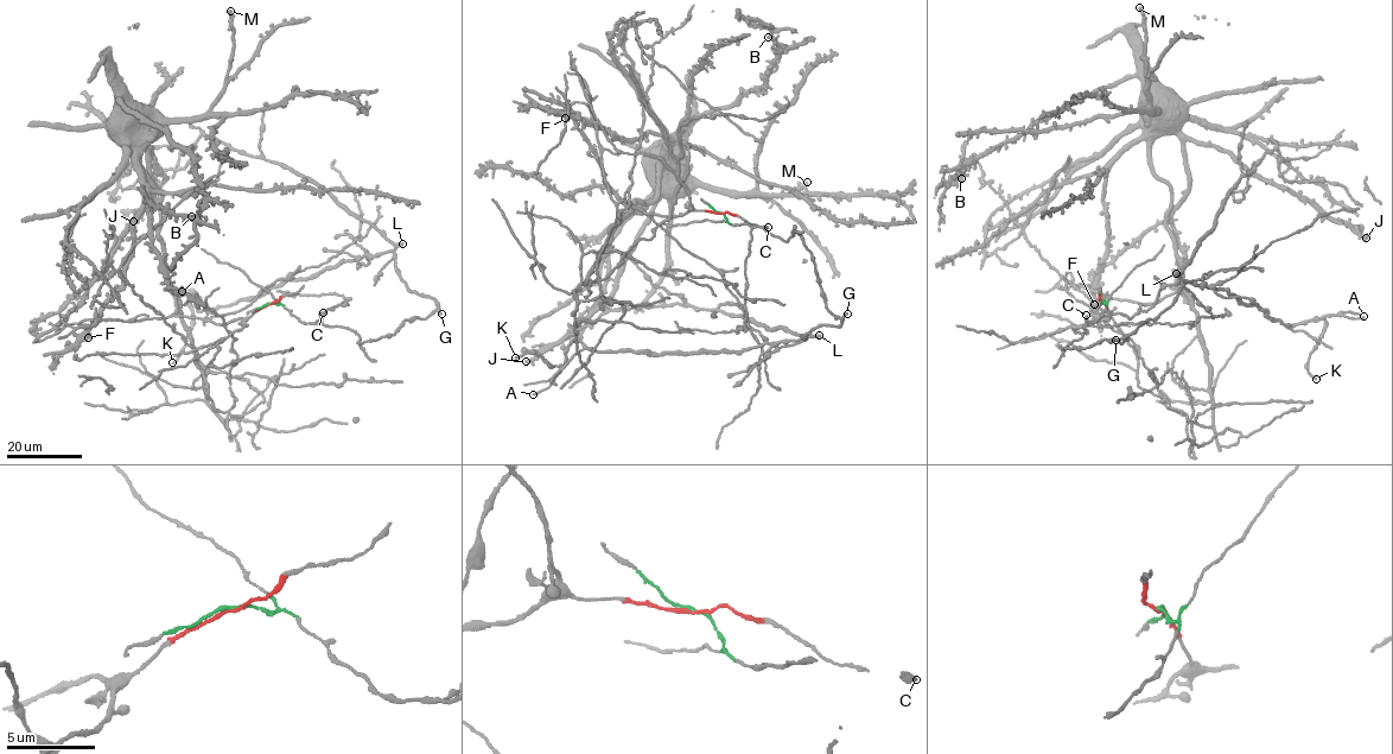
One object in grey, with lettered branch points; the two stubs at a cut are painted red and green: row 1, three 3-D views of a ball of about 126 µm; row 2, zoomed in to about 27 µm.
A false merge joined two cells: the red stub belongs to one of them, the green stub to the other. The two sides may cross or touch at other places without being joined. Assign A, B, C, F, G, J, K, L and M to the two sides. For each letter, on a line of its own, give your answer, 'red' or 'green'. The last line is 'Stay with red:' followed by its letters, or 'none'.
A: green
B: red
C: green
F: red
G: green
J: red
K: green
L: green
M: red
Stay with red: B, F, J, M

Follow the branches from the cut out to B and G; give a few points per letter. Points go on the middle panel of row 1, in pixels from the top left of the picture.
B: (720, 213), (622, 198), (612, 230), (652, 201), (693, 120), (759, 92), (781, 50), (767, 37)
G: (720, 213), (729, 223), (763, 227), (787, 241), (794, 230), (811, 253), (826, 306), (839, 317), (847, 314)

